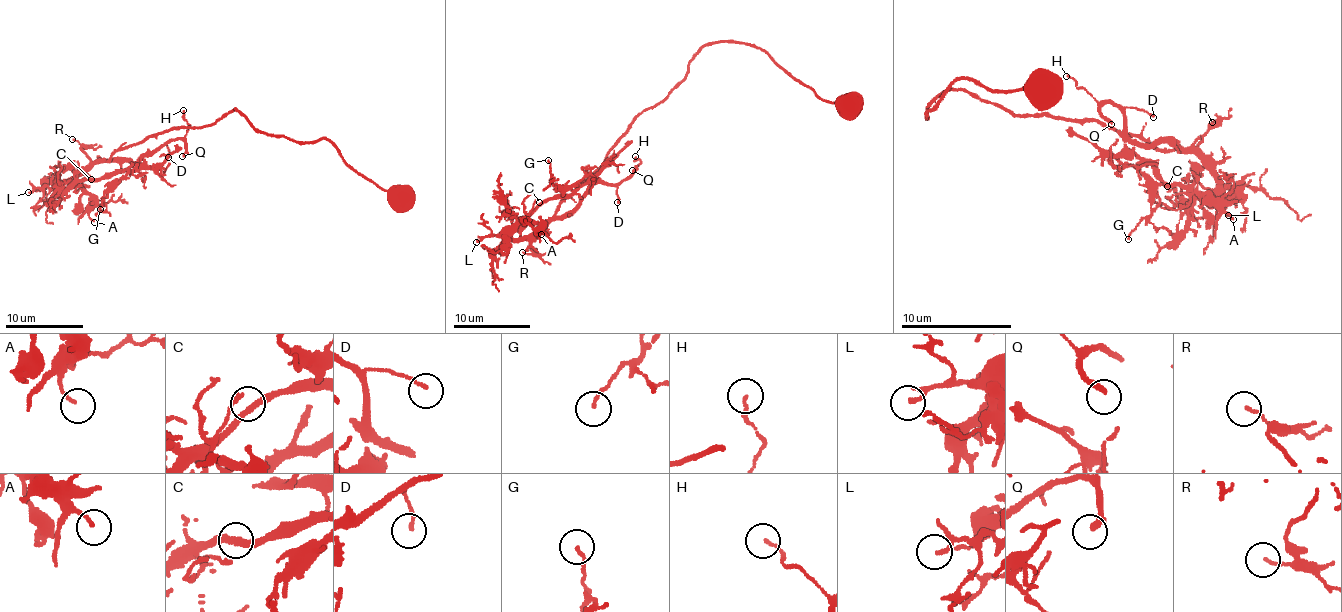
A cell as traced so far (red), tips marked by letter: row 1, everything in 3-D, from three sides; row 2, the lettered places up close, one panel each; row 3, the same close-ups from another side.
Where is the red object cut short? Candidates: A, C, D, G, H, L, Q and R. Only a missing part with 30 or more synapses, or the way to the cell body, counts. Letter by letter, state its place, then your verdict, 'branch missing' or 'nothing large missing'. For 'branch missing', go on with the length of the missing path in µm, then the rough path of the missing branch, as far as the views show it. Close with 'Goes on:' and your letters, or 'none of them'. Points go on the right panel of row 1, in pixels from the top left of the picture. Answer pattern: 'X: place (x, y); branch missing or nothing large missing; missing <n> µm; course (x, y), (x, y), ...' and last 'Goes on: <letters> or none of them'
A: place (1233, 219); nothing large missing
C: place (1167, 186); nothing large missing
D: place (1153, 117); nothing large missing
G: place (1128, 239); nothing large missing
H: place (1066, 76); nothing large missing
L: place (1228, 215); nothing large missing
Q: place (1111, 124); branch missing; missing 50 µm; course (1111, 124), (1165, 146), (1193, 143), (1242, 182), (1266, 174), (1250, 106), (1271, 26)
R: place (1212, 122); nothing large missing
Goes on: Q

